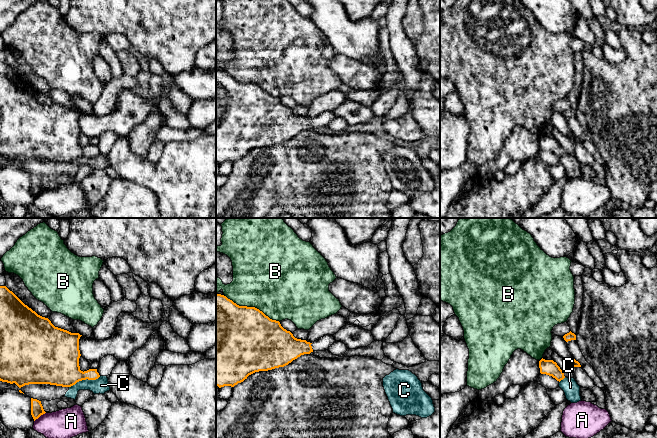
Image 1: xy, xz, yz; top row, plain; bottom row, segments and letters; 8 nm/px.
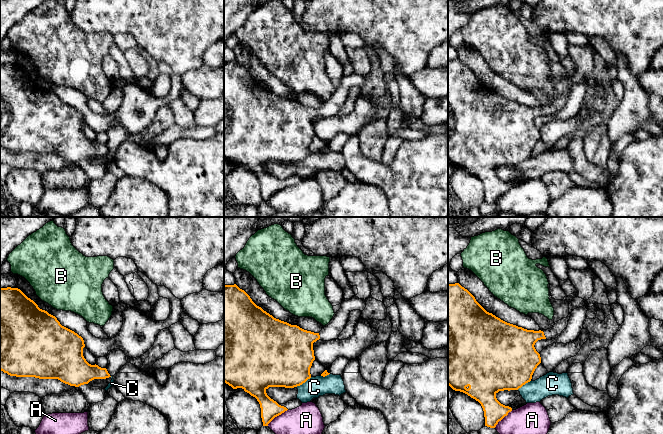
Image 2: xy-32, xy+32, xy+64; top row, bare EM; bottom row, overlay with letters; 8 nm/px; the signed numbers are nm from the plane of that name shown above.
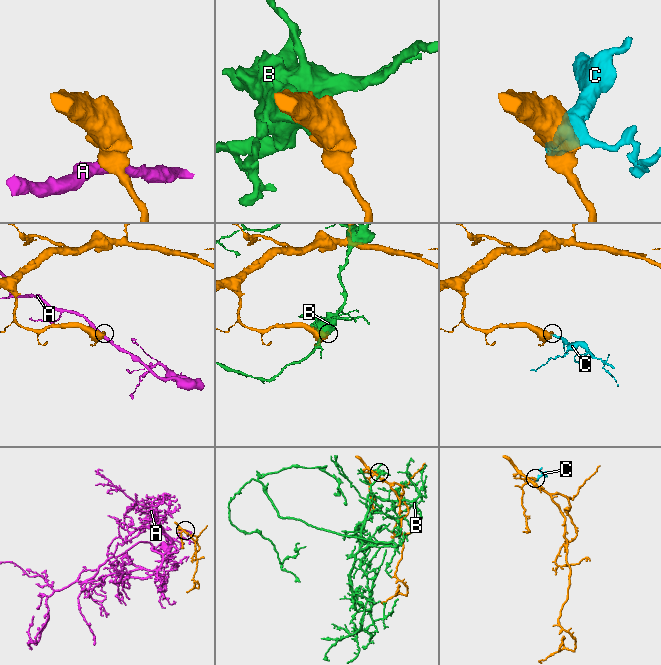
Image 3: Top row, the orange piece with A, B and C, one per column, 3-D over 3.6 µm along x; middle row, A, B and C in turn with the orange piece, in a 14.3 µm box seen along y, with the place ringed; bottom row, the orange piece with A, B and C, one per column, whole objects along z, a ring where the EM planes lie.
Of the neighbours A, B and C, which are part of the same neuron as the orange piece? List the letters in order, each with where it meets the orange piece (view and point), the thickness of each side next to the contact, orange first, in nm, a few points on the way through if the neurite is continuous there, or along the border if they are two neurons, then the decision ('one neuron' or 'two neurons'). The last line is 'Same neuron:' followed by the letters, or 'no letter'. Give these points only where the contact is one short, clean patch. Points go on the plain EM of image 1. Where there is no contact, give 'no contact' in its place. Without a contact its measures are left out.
A: meets orange in xy at (39, 192); 100 nm thick on the orange side, 240 nm on the other; border along xy (45, 188), (34, 197); two neurons
B: meets orange in xz at (252, 83); 500 nm thick on the orange side, 480 nm on the other; two neurons
C: meets orange in xy at (84, 155); 340 nm thick on the orange side, 130 nm on the other; two neurons
Same neuron: no letter

